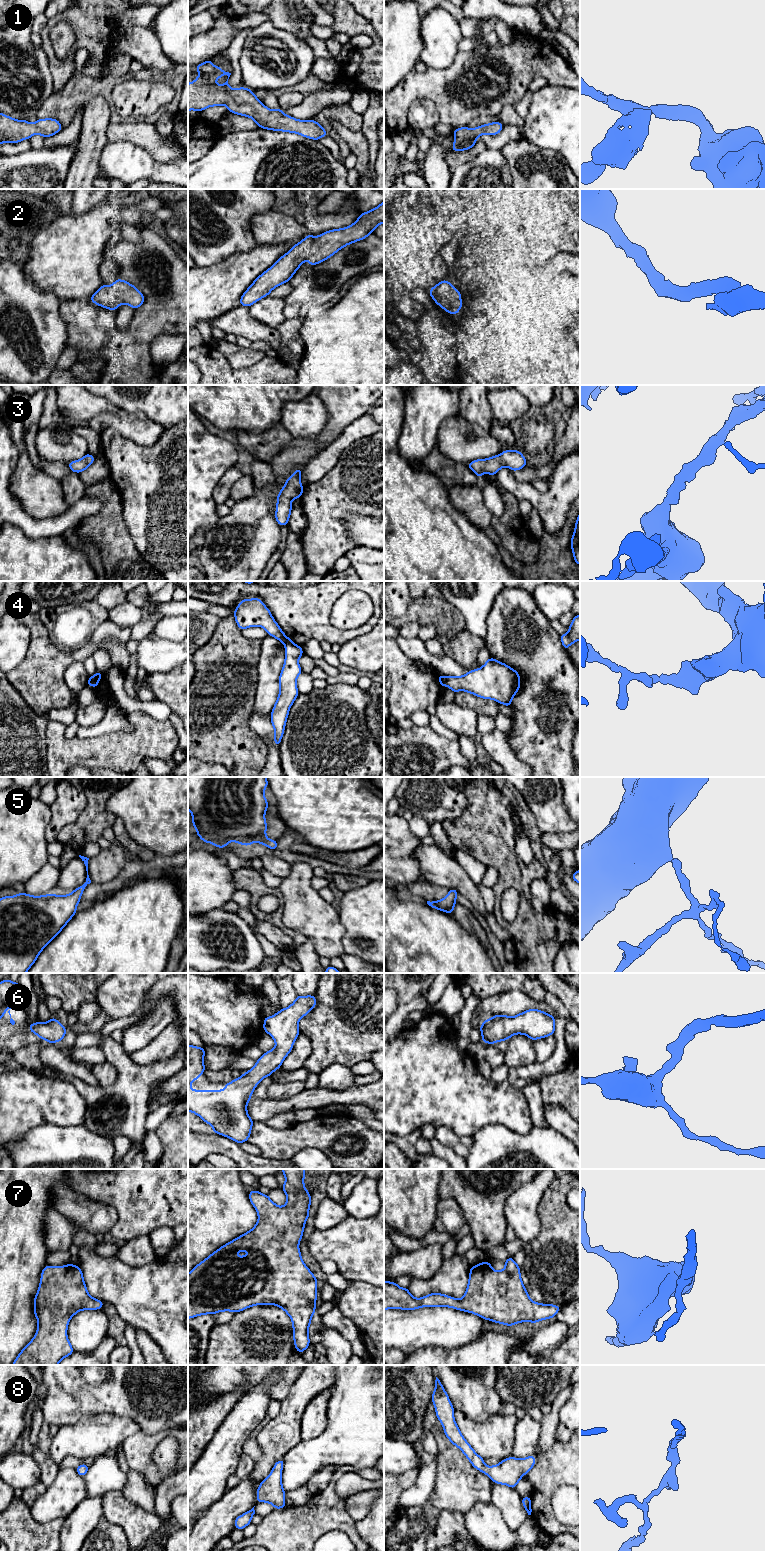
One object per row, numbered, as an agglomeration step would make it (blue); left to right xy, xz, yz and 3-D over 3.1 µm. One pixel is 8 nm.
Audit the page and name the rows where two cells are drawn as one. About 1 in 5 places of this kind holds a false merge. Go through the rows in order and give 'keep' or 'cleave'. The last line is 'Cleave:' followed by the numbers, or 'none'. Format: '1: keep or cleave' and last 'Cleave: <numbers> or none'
1: keep
2: keep
3: keep
4: cleave
5: keep
6: keep
7: keep
8: keep
Cleave: 4

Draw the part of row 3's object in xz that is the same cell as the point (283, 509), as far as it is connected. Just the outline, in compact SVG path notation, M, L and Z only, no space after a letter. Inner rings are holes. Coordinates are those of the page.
M300 468L296 469L293 475L285 481L284 487L281 488L277 496L275 518L280 526L288 524L292 509L291 501L300 498L304 490L300 482L301 473Z

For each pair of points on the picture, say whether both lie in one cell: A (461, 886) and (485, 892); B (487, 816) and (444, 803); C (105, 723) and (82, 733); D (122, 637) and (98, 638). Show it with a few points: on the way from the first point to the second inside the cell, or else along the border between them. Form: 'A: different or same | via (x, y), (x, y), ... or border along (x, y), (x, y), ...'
A: different | border along (476, 884), (486, 910)
B: different | border along (458, 788), (466, 799), (466, 809), (446, 821)
C: same | via (99, 729), (88, 732)
D: same | via (116, 633), (104, 633)

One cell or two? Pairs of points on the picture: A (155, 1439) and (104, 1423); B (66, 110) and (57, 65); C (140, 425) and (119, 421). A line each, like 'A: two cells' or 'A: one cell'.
A: two cells
B: two cells
C: one cell

